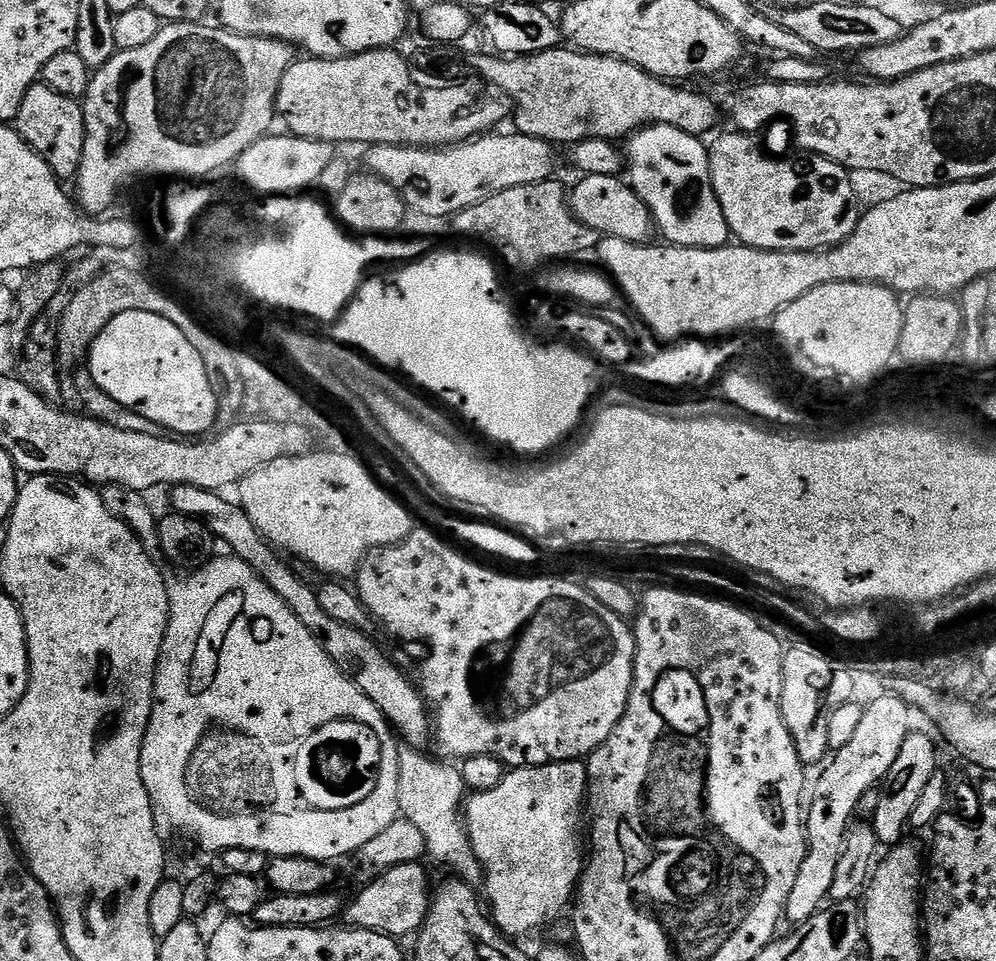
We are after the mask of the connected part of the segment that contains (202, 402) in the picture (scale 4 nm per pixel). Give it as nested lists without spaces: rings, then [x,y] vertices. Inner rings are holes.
[[[127,310],[126,314],[118,314],[118,318],[110,321],[92,343],[86,357],[86,370],[97,386],[110,394],[110,398],[114,398],[114,402],[122,402],[122,406],[126,406],[129,412],[150,418],[150,422],[168,428],[177,437],[200,438],[217,427],[220,404],[207,381],[202,358],[177,326],[157,314],[141,310]]]

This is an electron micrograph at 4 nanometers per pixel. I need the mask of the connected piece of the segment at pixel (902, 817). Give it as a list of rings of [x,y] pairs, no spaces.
[[[919,730],[909,732],[906,742],[902,742],[902,750],[898,750],[898,758],[894,758],[894,766],[890,766],[887,778],[882,781],[880,797],[877,798],[876,809],[870,817],[870,823],[881,845],[895,846],[905,839],[904,827],[909,827],[914,806],[918,806],[918,798],[922,798],[926,786],[930,786],[930,778],[937,775],[937,772],[938,768],[932,761],[931,738]]]

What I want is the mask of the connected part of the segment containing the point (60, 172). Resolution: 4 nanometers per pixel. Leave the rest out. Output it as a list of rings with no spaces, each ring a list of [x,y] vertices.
[[[43,82],[28,88],[26,98],[20,103],[16,129],[28,145],[38,153],[55,175],[62,180],[73,179],[79,170],[85,140],[83,105],[50,90]]]

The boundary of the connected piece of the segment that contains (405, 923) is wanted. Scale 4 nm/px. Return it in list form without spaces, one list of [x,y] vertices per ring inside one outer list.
[[[423,863],[403,864],[379,873],[367,881],[368,885],[346,904],[347,923],[353,928],[381,932],[399,938],[419,932],[428,917],[428,907],[432,904],[433,885],[428,885],[428,872]]]

